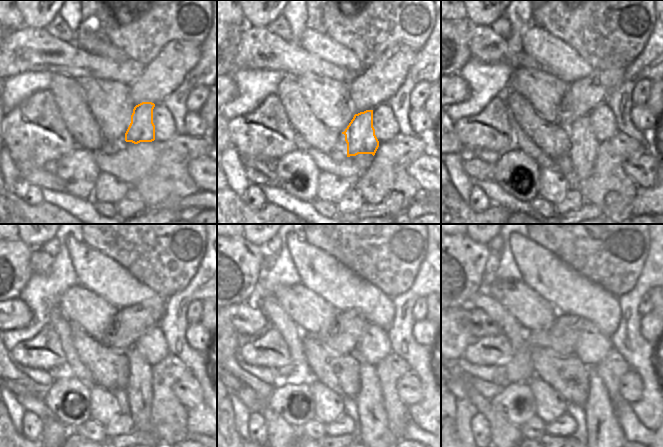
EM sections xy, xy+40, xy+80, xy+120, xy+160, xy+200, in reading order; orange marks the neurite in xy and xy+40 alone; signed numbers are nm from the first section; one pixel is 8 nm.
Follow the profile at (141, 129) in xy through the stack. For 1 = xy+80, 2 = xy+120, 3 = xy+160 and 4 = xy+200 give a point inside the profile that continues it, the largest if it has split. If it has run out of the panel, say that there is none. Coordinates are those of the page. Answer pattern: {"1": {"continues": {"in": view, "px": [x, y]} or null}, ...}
{"1": {"continues": {"in": "xy+80", "px": [584, 145]}}, "2": {"continues": {"in": "xy+120", "px": [139, 390]}}, "3": {"continues": {"in": "xy+160", "px": [372, 415]}}, "4": {"continues": {"in": "xy+200", "px": [602, 426]}}}

